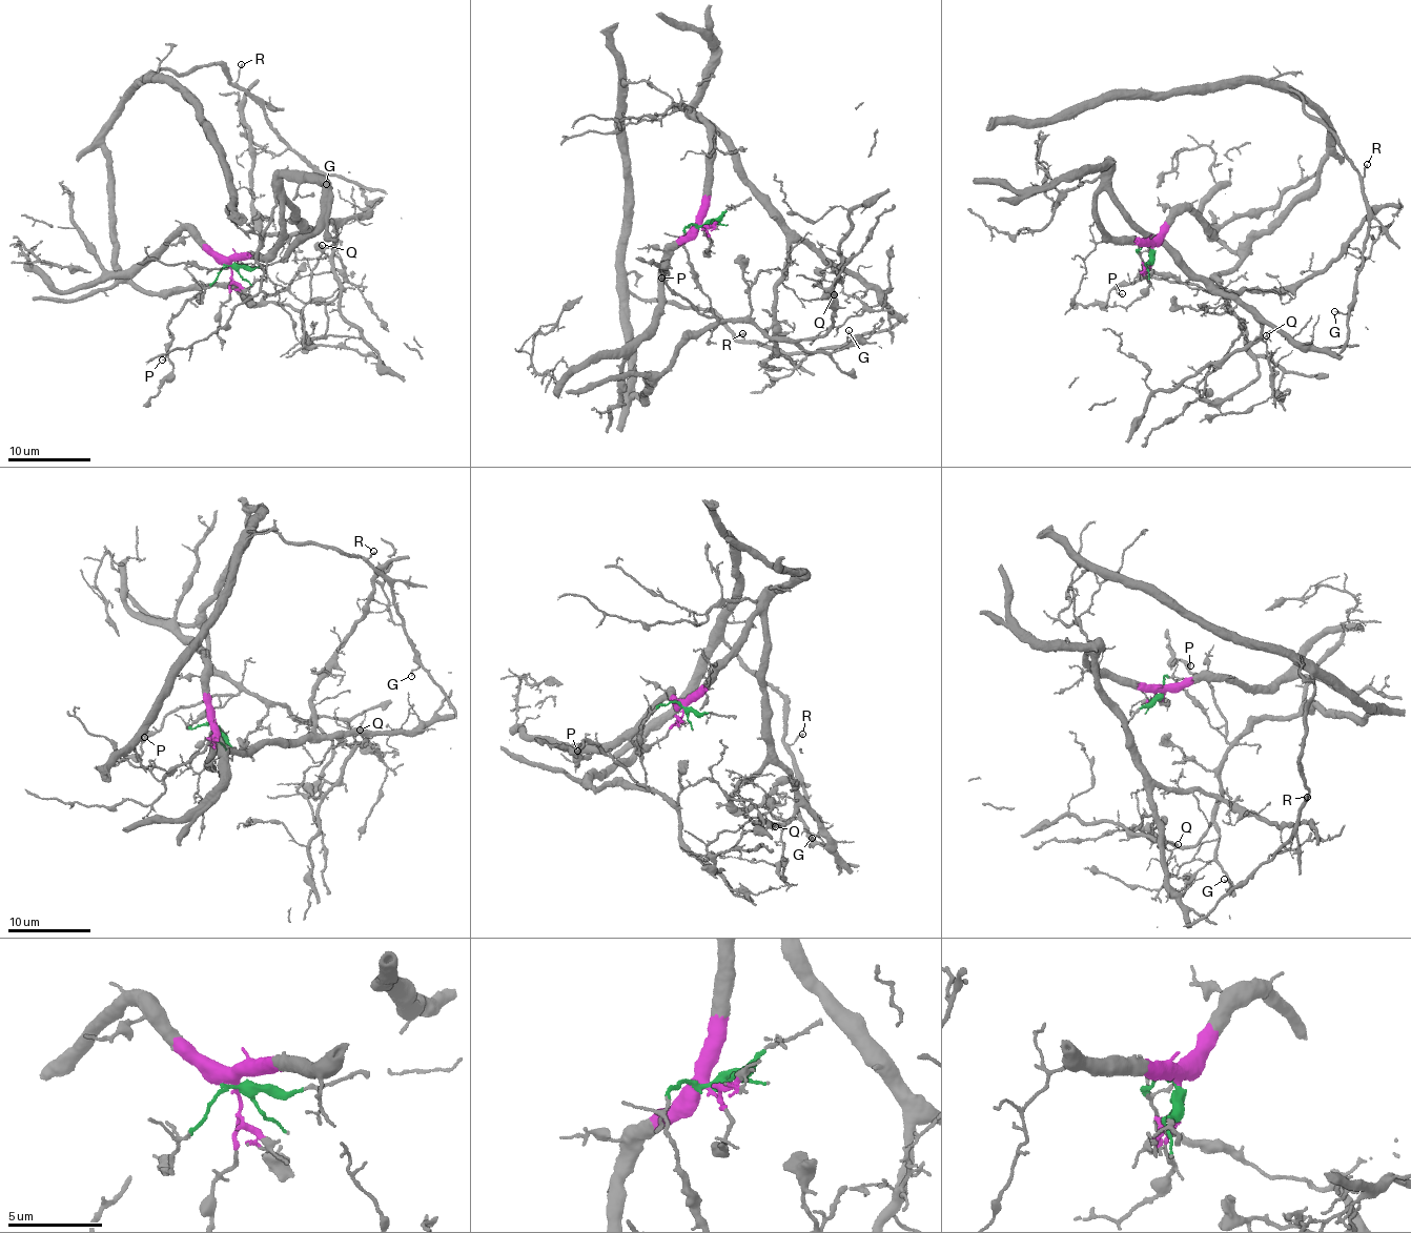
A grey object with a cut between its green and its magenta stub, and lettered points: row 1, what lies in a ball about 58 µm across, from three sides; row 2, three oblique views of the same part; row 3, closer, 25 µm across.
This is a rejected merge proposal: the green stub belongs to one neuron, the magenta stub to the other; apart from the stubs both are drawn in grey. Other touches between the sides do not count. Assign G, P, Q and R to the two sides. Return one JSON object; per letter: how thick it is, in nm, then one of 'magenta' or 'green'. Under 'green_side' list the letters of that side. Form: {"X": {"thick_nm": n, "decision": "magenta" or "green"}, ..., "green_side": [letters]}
{"G": {"thick_nm": 90, "decision": "green"}, "P": {"thick_nm": 120, "decision": "green"}, "Q": {"thick_nm": 130, "decision": "green"}, "R": {"thick_nm": 130, "decision": "green"}, "green_side": ["G", "P", "Q", "R"]}

